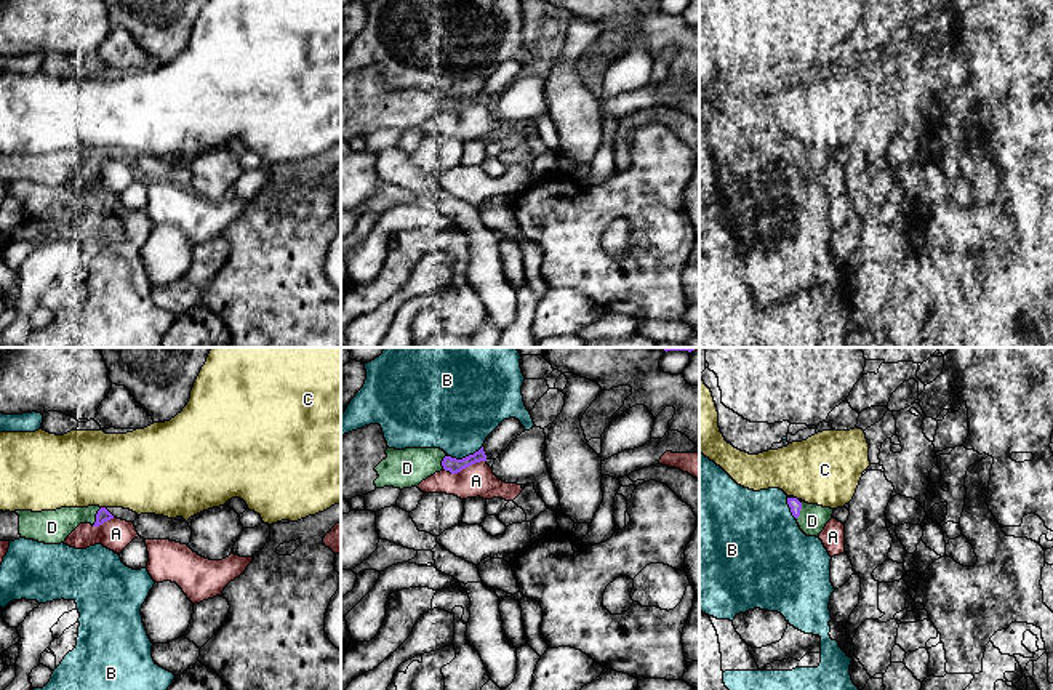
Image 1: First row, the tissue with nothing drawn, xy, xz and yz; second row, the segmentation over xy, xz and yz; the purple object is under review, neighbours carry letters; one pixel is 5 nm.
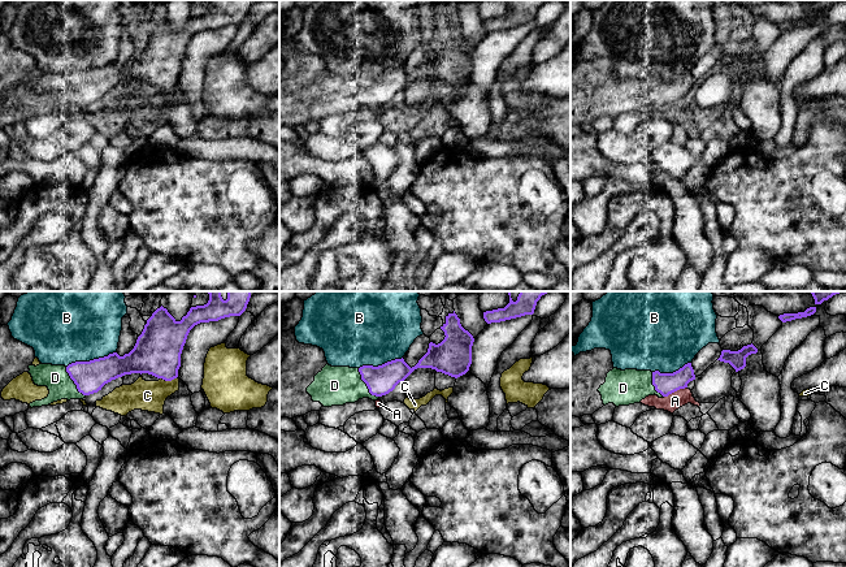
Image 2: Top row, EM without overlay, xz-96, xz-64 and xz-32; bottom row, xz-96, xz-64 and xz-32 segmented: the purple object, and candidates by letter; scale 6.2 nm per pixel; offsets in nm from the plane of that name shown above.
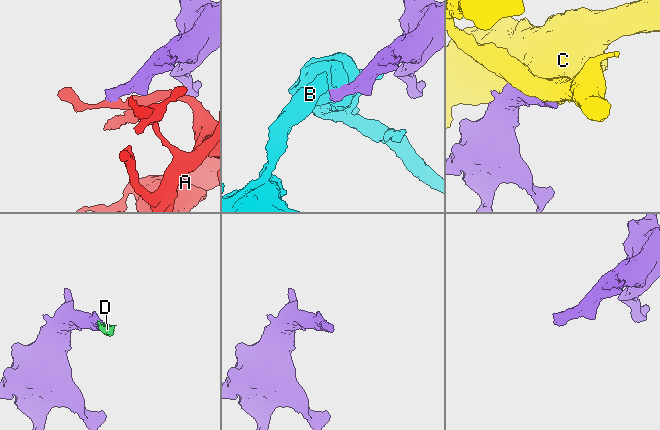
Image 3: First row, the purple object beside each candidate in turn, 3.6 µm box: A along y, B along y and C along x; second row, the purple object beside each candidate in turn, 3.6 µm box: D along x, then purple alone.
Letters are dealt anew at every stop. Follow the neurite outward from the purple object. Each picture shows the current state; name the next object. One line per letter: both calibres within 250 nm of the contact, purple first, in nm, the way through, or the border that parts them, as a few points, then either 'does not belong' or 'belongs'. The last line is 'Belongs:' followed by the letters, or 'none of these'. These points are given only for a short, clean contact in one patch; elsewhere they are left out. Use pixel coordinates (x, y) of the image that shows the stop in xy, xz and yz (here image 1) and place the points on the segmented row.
A: calibres 70 and 160 nm; border xz (485, 460), (450, 473); does not belong
B: calibres 70 and 440 nm; does not belong
C: calibres 70 and 400 nm; does not belong
D: calibres 60 and 140 nm; belongs
Belongs: D

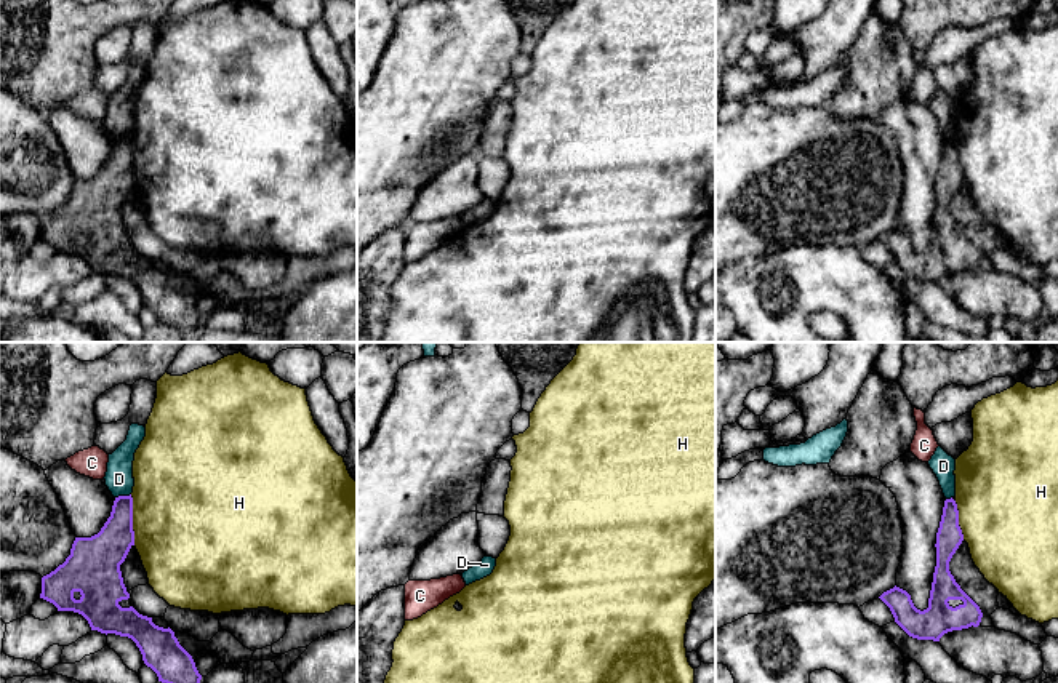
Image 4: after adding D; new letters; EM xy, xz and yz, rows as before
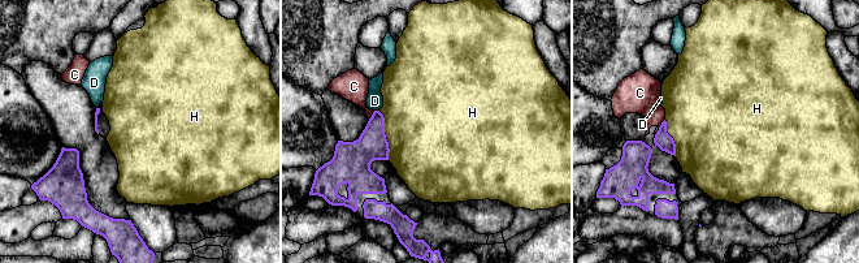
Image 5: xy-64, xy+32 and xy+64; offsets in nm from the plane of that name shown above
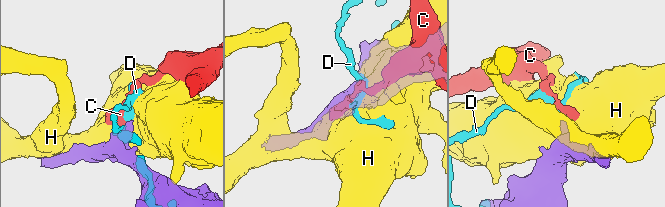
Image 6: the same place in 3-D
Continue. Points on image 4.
C: calibres 130 and 20 nm; does not belong
D: calibres 180 and 140 nm; border xy (130, 493), (116, 498); does not belong
H: calibres 220 and 500 nm; does not belong
Belongs: none of these

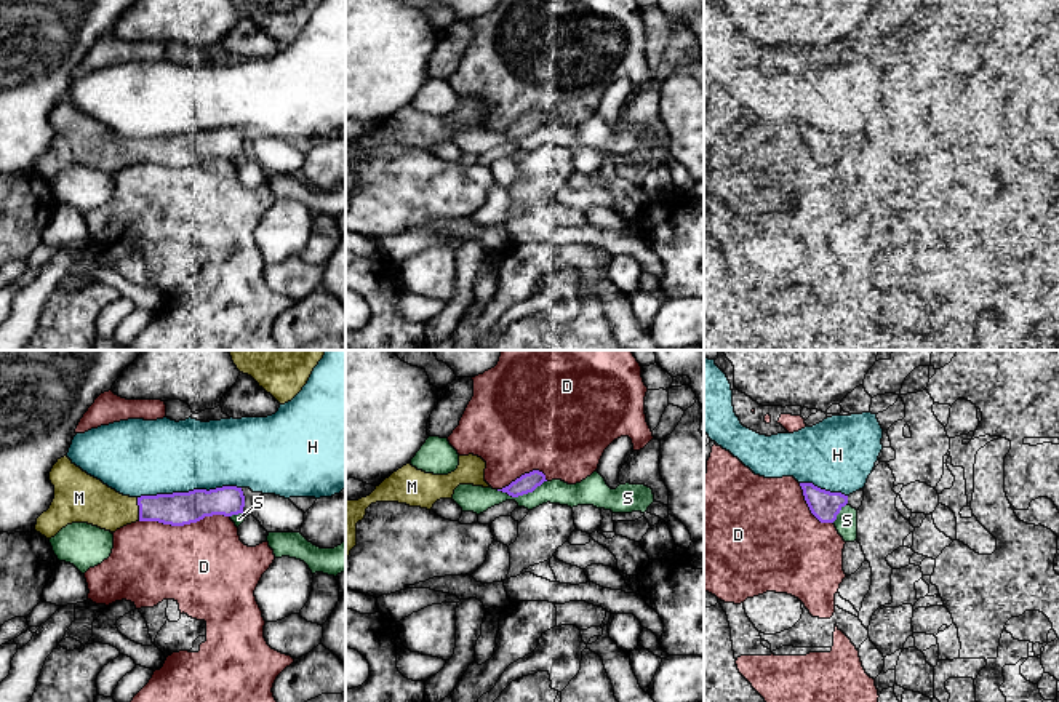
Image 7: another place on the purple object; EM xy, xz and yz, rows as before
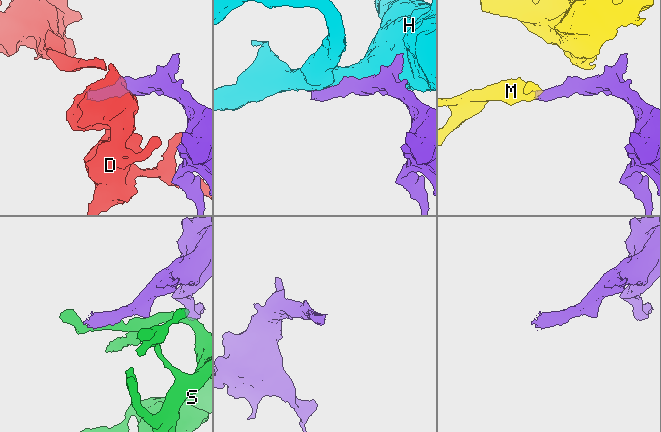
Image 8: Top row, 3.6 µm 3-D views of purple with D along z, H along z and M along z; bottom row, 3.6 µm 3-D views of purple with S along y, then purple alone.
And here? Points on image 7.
D: calibres 170 and 440 nm; does not belong
H: calibres 170 and 380 nm; does not belong
M: calibres 170 and 220 nm; way xy (178, 509), (139, 509), (106, 509), (91, 501); belongs
S: calibres 100 and 140 nm; does not belong
Belongs: M

